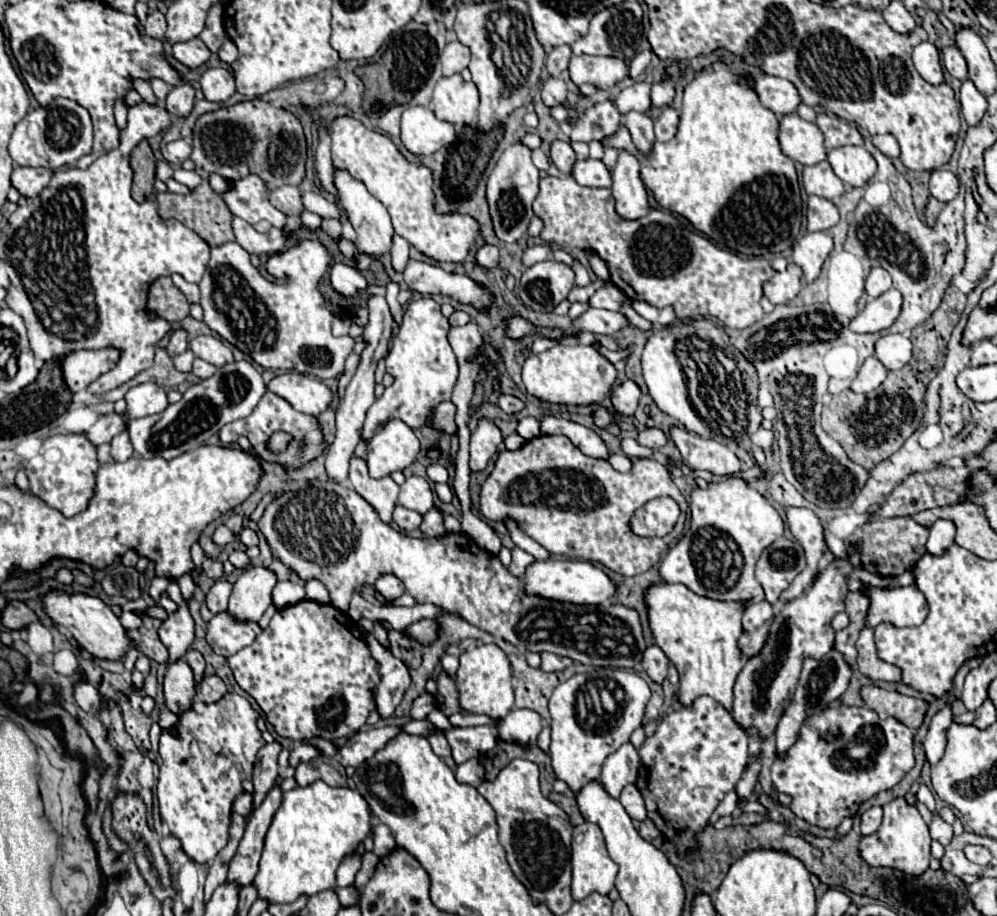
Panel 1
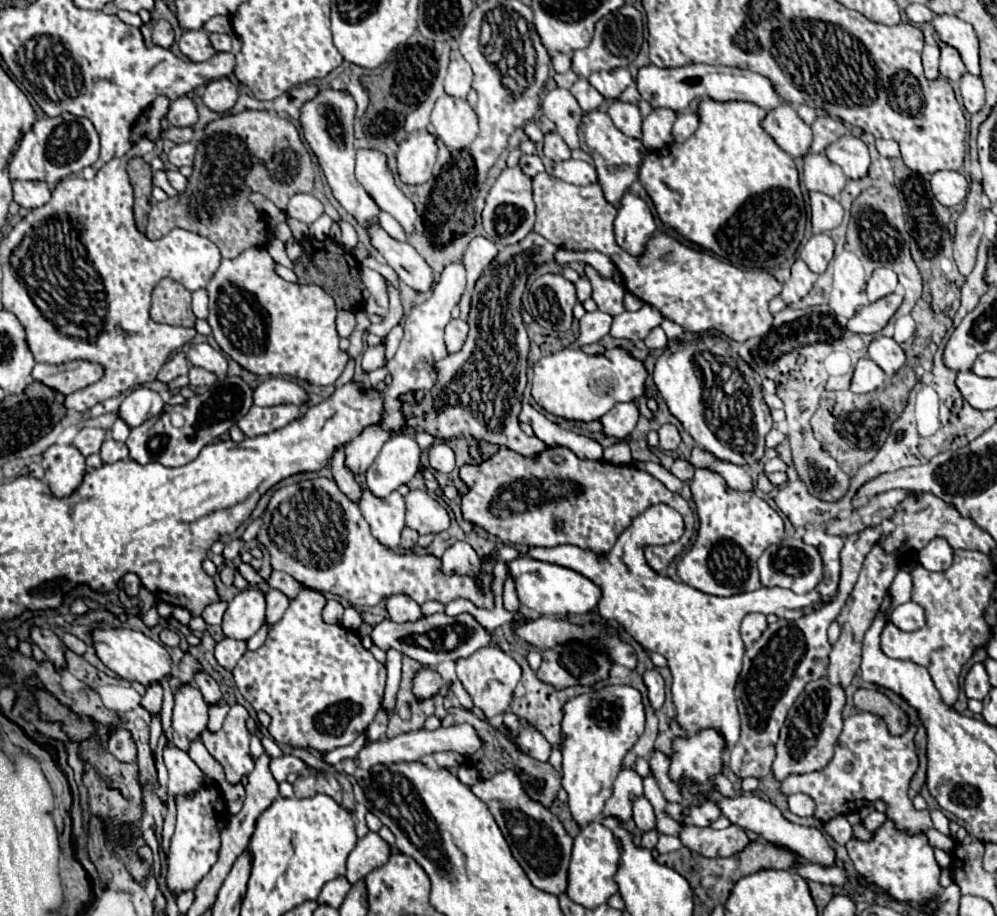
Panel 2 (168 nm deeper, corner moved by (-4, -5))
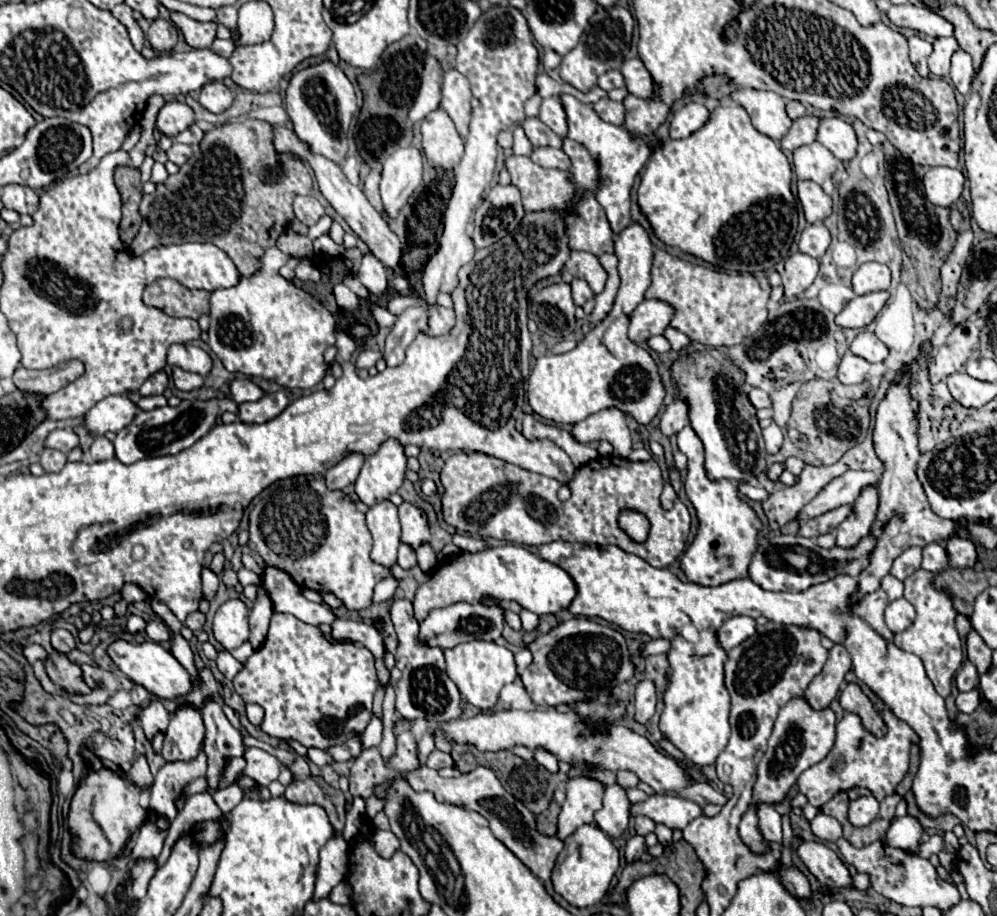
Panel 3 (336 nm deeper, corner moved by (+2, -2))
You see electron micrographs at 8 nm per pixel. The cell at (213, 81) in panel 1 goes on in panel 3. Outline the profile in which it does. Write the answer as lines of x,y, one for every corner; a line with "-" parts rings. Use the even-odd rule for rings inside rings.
210,82
210,84
206,84
200,90
200,98
198,98
198,102
206,110
216,112
216,114
218,112
224,112
226,108
230,108
232,106
232,100
234,100
232,92
222,82

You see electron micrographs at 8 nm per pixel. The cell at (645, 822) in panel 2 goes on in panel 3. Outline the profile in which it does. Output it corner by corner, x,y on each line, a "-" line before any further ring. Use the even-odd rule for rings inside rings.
636,816
636,834
646,836
646,834
654,832
654,826
656,826
654,820
650,820
650,818
646,818
646,816

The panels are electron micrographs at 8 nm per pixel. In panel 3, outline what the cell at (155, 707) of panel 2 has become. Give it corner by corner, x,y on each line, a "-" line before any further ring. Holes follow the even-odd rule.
152,700
146,708
140,710
138,720
144,728
144,734
148,740
152,740
158,732
166,732
168,722
170,722
170,714
164,710
160,700

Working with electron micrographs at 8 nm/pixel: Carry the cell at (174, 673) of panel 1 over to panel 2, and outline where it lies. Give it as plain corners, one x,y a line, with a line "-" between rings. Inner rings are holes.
186,683
174,693
174,715
172,715
172,743
182,751
188,751
190,741
206,729
208,703
202,699
198,687

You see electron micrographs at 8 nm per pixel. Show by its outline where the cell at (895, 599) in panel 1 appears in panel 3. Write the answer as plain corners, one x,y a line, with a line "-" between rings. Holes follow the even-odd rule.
898,598
886,608
886,624
894,634
906,630
914,622
914,616
914,606
906,598

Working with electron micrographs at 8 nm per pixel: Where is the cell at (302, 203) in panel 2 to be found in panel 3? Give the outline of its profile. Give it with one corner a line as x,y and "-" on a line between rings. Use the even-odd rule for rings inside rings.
296,196
294,214
300,222
304,222
306,226
312,226
324,216
324,208
314,196

